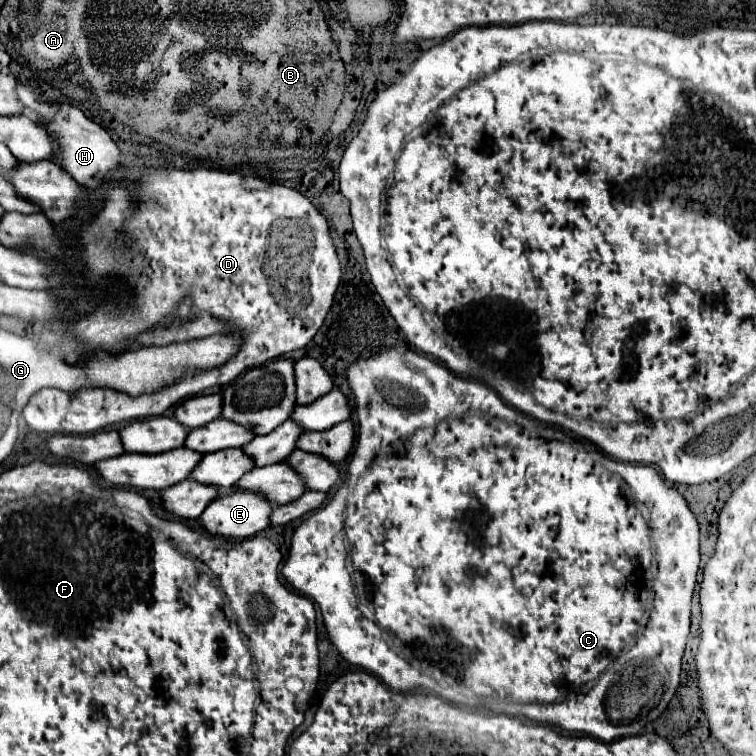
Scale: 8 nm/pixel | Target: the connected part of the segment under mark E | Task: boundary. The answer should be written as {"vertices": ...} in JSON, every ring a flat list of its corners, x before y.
{"vertices":[[231,491,217,497,201,515,201,525,209,533,229,537,251,537,271,523,275,505,267,497,251,491]]}

